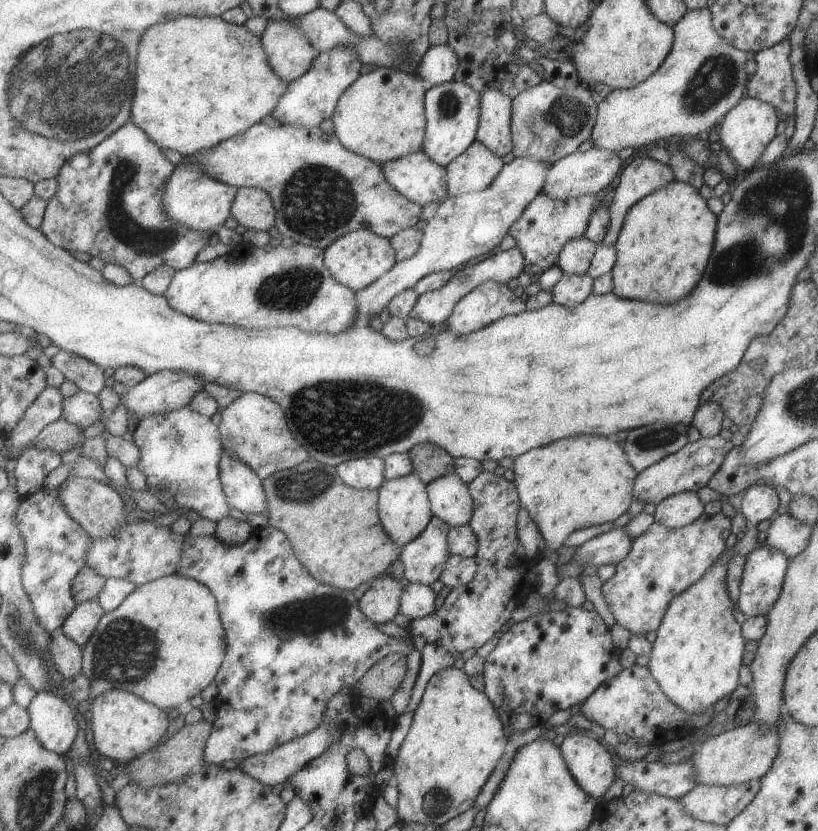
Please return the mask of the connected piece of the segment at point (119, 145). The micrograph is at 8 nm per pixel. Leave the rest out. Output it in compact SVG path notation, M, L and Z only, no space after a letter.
M130 121L93 150L75 154L63 166L58 177L59 191L48 202L41 230L51 242L68 252L84 252L91 257L98 257L105 264L123 266L139 284L147 274L162 265L175 271L189 268L199 260L199 252L211 242L213 234L217 235L217 232L191 230L183 224L177 224L165 212L163 198L167 194L167 182L177 168L145 130Z

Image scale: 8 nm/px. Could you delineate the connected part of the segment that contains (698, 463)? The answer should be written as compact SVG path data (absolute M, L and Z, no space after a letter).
M720 435L712 437L701 437L695 442L688 442L682 446L677 452L667 455L664 459L648 466L644 471L639 472L635 477L634 497L643 504L651 502L656 505L660 500L672 494L677 494L683 491L693 491L694 493L699 488L706 486L709 477L721 466L725 455L733 448L731 441L724 440Z

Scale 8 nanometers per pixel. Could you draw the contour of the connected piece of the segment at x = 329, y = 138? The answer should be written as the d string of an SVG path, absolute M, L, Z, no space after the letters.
M268 119L262 121L261 123L255 124L247 132L242 134L237 134L235 137L229 138L228 140L223 140L219 142L217 146L213 146L211 150L197 152L197 154L191 154L183 158L187 162L195 162L195 158L201 162L203 166L203 172L221 180L225 184L230 186L235 186L235 188L240 187L254 187L265 190L272 198L277 214L277 223L276 227L280 232L281 237L289 237L295 241L295 243L316 247L319 249L327 249L335 240L339 240L343 236L350 234L351 232L359 231L361 229L371 230L380 236L393 239L398 233L401 233L403 230L413 228L419 220L421 220L421 212L423 212L423 206L417 202L413 202L398 192L393 186L391 186L389 180L385 178L385 172L383 172L383 165L362 156L361 154L356 154L351 150L348 150L343 144L339 141L339 138L336 136L335 132L332 134L327 134L321 130L321 128L305 128L305 126L292 126L292 125L283 125L282 123L274 121L270 123Z

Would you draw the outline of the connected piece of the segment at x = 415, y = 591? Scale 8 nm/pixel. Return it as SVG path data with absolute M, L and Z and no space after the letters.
M411 583L402 594L401 613L409 616L411 621L435 614L437 595L431 585Z

